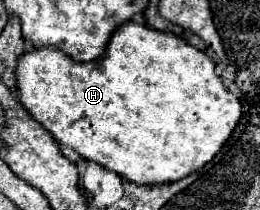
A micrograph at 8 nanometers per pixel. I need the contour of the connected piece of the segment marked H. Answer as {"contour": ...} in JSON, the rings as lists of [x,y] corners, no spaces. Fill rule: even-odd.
{"contour":[[[124,22],[122,26],[118,26],[114,30],[114,34],[108,40],[108,48],[104,52],[104,58],[98,58],[94,62],[76,62],[72,60],[68,54],[60,52],[60,48],[52,48],[52,46],[40,46],[40,48],[32,48],[28,52],[24,52],[24,56],[20,56],[18,66],[16,66],[16,96],[22,102],[22,106],[48,130],[52,132],[52,136],[64,144],[70,146],[72,150],[76,150],[82,158],[96,162],[128,180],[134,180],[136,184],[166,184],[166,182],[176,182],[196,170],[200,170],[206,162],[210,162],[216,152],[222,148],[222,144],[230,138],[232,130],[236,128],[240,114],[242,114],[242,106],[240,100],[222,84],[222,78],[214,72],[214,62],[198,48],[194,48],[192,44],[188,44],[184,38],[170,34],[170,32],[156,32],[154,28],[136,24],[136,22]]]}

